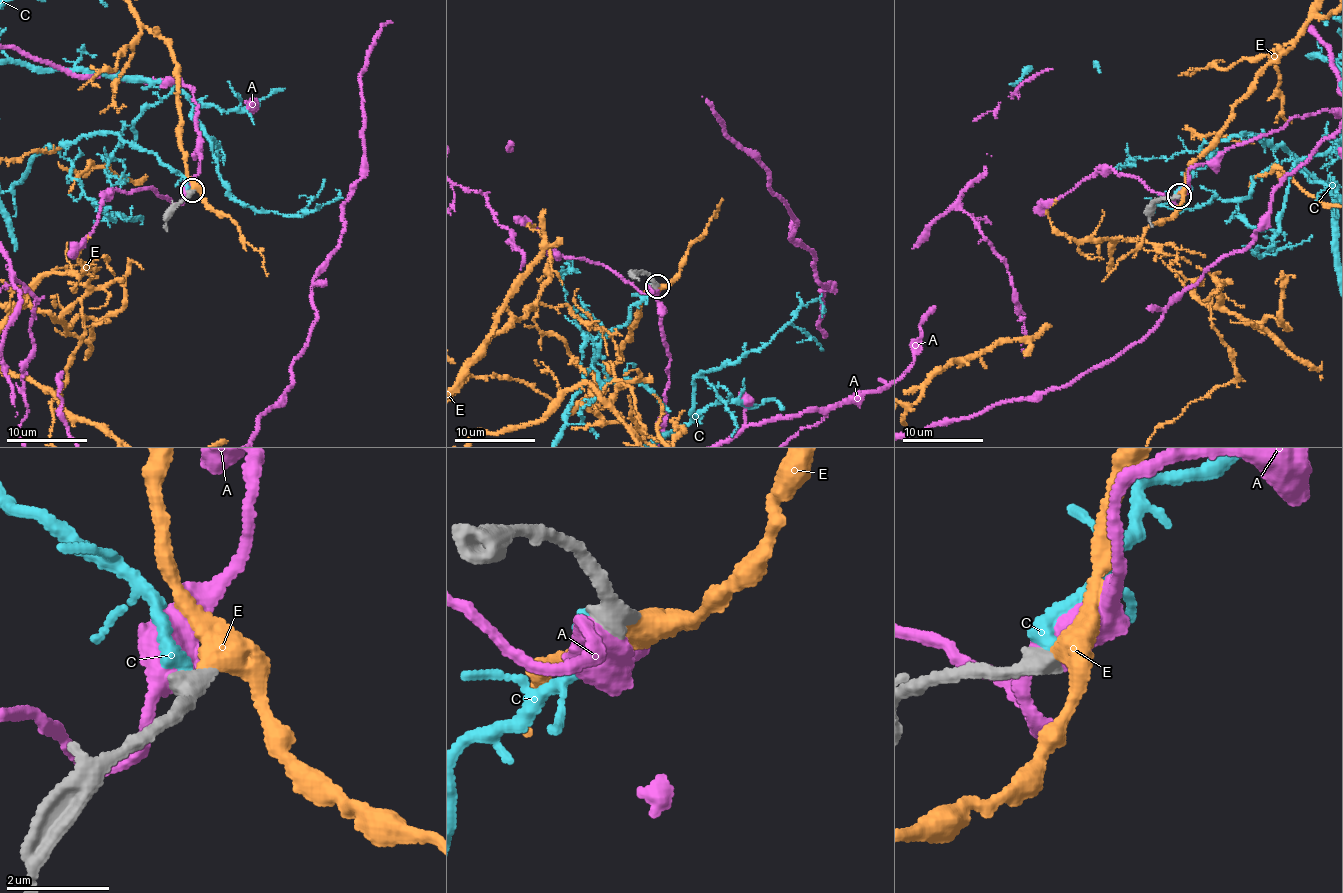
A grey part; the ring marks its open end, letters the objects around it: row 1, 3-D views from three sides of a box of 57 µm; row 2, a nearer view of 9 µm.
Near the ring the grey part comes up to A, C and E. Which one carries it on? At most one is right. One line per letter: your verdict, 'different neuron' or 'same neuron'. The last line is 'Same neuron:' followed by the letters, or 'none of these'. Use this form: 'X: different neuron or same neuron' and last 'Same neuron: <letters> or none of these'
A: different neuron
C: different neuron
E: same neuron
Same neuron: E

